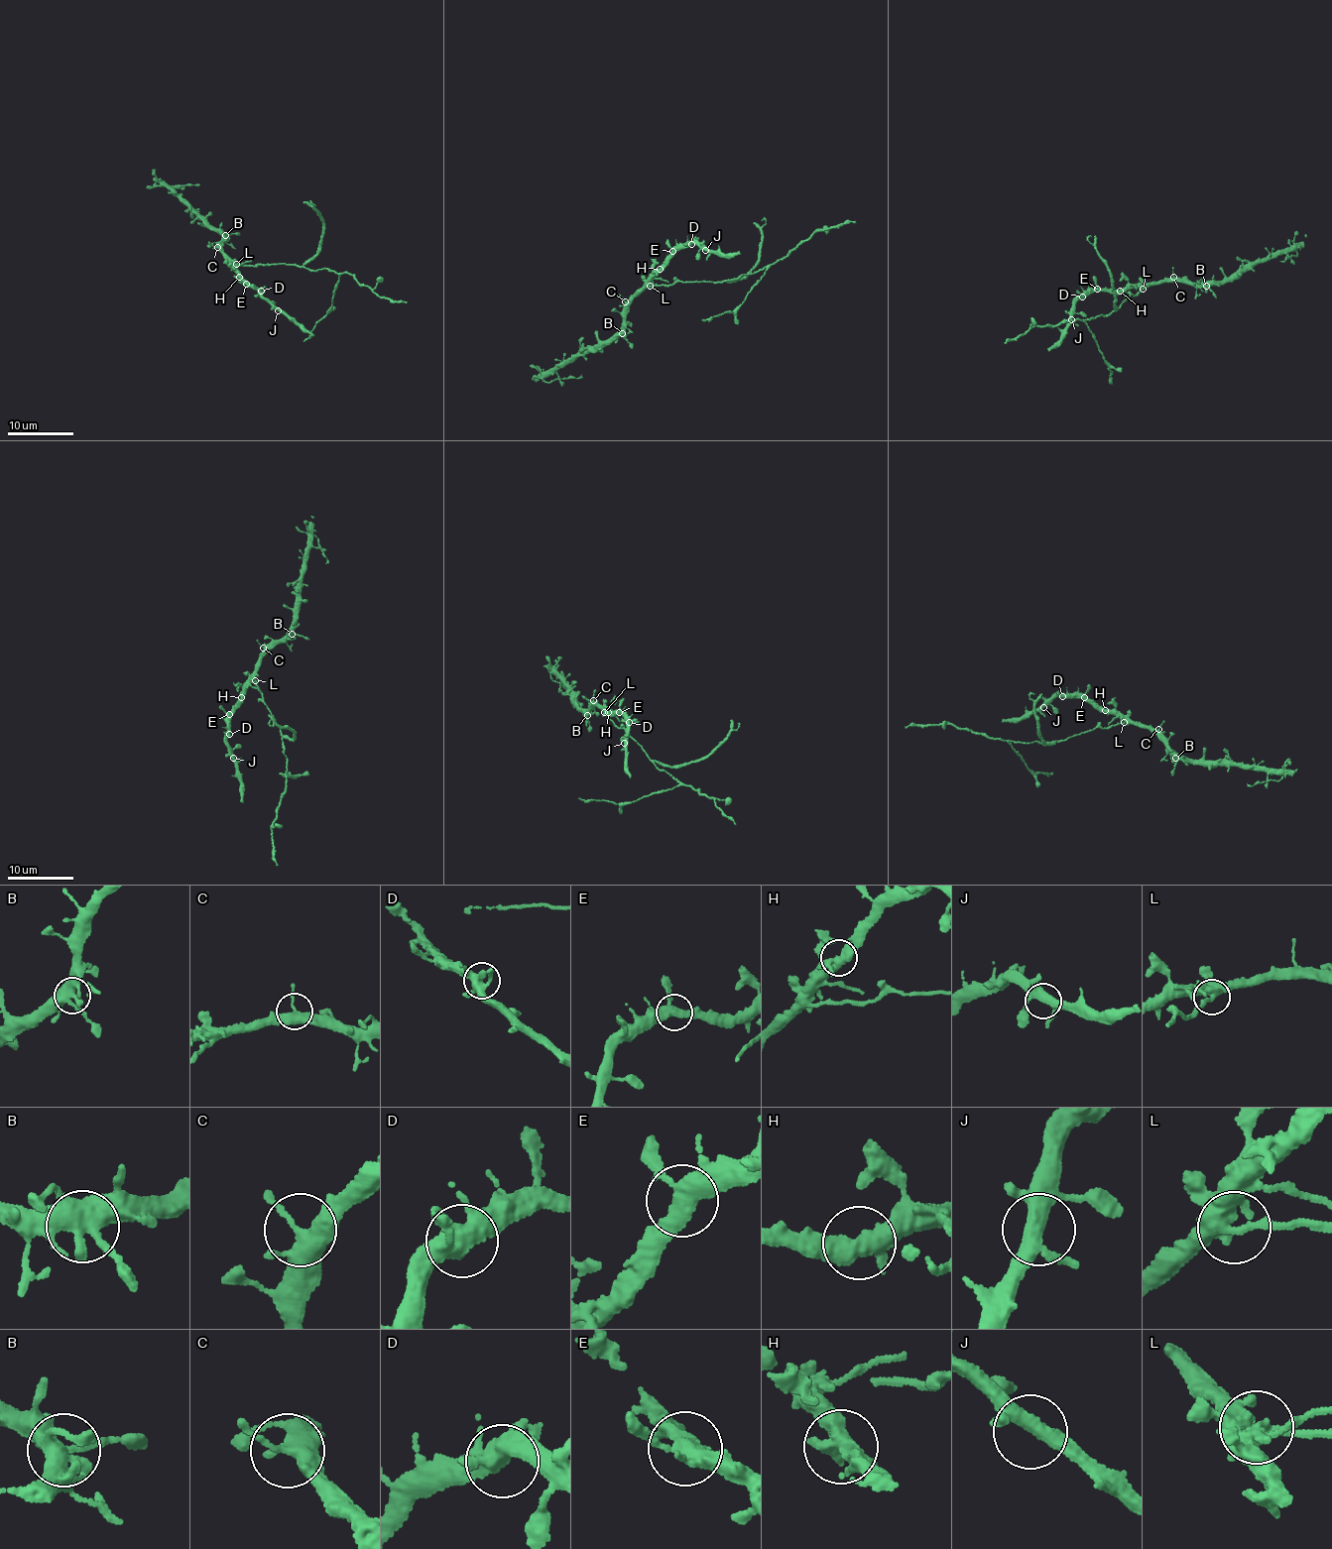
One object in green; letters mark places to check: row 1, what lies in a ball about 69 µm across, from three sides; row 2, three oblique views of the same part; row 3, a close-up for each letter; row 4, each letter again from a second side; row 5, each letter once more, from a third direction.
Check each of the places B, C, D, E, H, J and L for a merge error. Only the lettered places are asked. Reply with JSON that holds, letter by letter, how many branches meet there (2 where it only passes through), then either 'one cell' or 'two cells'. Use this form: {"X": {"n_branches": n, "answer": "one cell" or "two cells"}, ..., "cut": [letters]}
{"B": {"n_branches": 5, "answer": "one cell"}, "C": {"n_branches": 4, "answer": "one cell"}, "D": {"n_branches": 5, "answer": "one cell"}, "E": {"n_branches": 3, "answer": "one cell"}, "H": {"n_branches": 3, "answer": "one cell"}, "J": {"n_branches": 4, "answer": "one cell"}, "L": {"n_branches": 5, "answer": "two cells"}, "cut": ["L"]}

